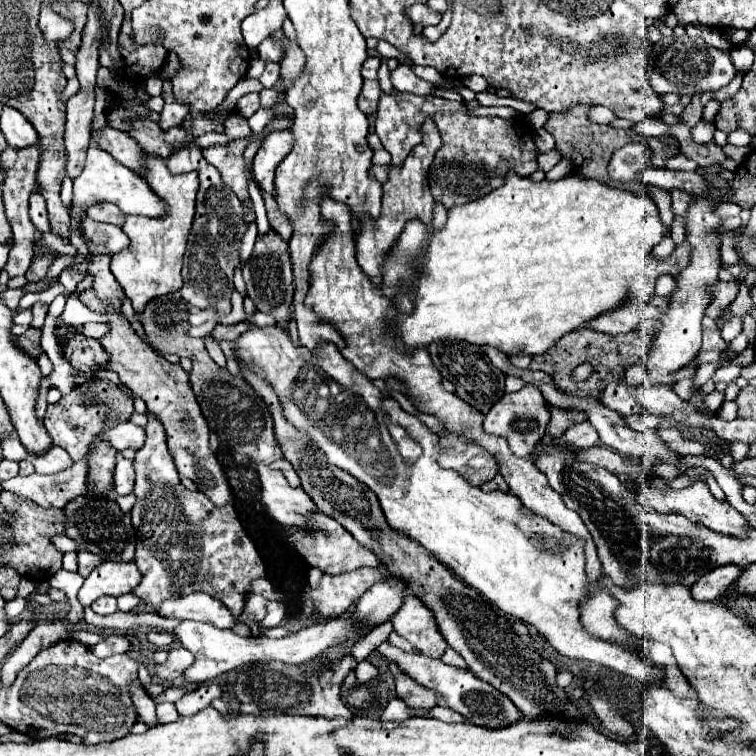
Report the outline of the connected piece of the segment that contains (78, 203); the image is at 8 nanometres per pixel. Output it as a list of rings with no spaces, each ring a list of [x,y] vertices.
[[[89,145],[85,155],[87,155],[85,167],[83,167],[81,175],[73,179],[73,209],[75,209],[73,213],[75,213],[75,219],[83,211],[87,211],[91,205],[95,205],[97,201],[115,203],[123,213],[131,213],[131,215],[145,215],[145,217],[165,215],[165,203],[159,201],[159,197],[149,189],[149,185],[145,183],[145,179],[141,175],[133,173],[131,169],[127,169],[125,165],[115,161],[115,157],[111,153],[105,153],[97,145]]]

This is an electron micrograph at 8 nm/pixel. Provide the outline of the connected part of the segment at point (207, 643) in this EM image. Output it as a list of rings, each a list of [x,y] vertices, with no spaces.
[[[351,613],[337,617],[337,619],[329,619],[323,623],[315,623],[311,627],[305,627],[285,639],[269,639],[269,637],[239,637],[235,635],[231,629],[217,629],[215,625],[203,623],[203,621],[181,621],[173,635],[177,637],[177,641],[189,649],[191,653],[195,653],[195,663],[185,671],[185,681],[189,683],[205,683],[215,679],[221,673],[227,673],[235,667],[247,665],[247,663],[269,663],[269,661],[281,661],[281,663],[289,663],[289,665],[299,665],[303,661],[309,661],[309,657],[319,655],[323,649],[327,649],[333,643],[339,643],[347,637],[353,637],[353,633],[357,631],[355,621],[351,621]]]

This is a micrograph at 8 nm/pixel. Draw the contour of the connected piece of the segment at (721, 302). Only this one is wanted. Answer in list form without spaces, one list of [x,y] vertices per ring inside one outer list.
[[[715,281],[713,283],[713,289],[709,289],[713,301],[711,305],[707,307],[705,315],[709,315],[711,319],[717,319],[721,315],[721,311],[737,297],[739,293],[739,283],[737,281]]]

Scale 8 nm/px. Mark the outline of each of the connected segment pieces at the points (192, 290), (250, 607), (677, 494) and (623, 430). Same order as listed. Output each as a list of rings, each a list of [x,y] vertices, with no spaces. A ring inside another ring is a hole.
[[[191,141],[181,143],[171,157],[167,159],[171,173],[199,173],[199,191],[195,205],[193,229],[187,243],[187,253],[183,259],[183,289],[181,295],[187,303],[205,309],[211,301],[215,301],[219,315],[227,315],[231,311],[231,293],[233,293],[233,269],[239,267],[239,243],[243,233],[247,231],[243,223],[241,203],[235,193],[221,181],[217,169],[213,169],[201,149],[197,149]]]
[[[247,595],[245,611],[243,613],[251,613],[251,617],[253,617],[255,623],[263,621],[263,617],[265,617],[265,601],[267,599],[261,597],[261,595]]]
[[[697,481],[697,485],[689,485],[685,489],[669,489],[669,491],[659,491],[655,487],[649,487],[647,493],[637,493],[637,501],[639,503],[649,503],[651,507],[655,507],[659,513],[679,513],[685,515],[691,521],[697,521],[717,533],[725,533],[731,537],[745,537],[745,533],[749,533],[751,525],[747,523],[747,519],[731,507],[729,501],[721,501],[717,497],[711,495],[709,487],[703,481]]]
[[[485,347],[485,353],[487,353],[487,357],[491,359],[491,363],[493,363],[497,369],[501,369],[505,375],[515,375],[515,377],[521,377],[525,383],[537,385],[537,387],[541,389],[541,393],[543,393],[543,397],[545,397],[545,401],[547,401],[549,405],[561,407],[561,409],[579,409],[581,413],[585,413],[585,415],[587,415],[587,421],[597,429],[597,433],[599,433],[599,437],[601,437],[601,443],[605,443],[607,447],[613,447],[613,449],[617,449],[617,451],[623,453],[623,455],[637,457],[639,463],[645,465],[645,467],[651,467],[651,465],[655,465],[655,463],[671,463],[671,465],[677,463],[677,453],[671,451],[671,449],[667,449],[665,443],[655,435],[653,429],[649,429],[647,433],[633,431],[629,425],[625,425],[625,421],[623,421],[623,417],[621,417],[619,413],[615,413],[615,411],[611,411],[611,409],[605,409],[605,405],[603,405],[601,401],[597,401],[597,399],[587,399],[587,397],[569,397],[567,393],[557,391],[553,379],[551,379],[545,371],[537,371],[537,373],[535,373],[535,371],[531,371],[531,369],[517,369],[513,363],[509,363],[509,359],[507,359],[505,353],[501,353],[501,351],[497,351],[497,349],[491,349],[491,347],[489,347],[489,349]]]

